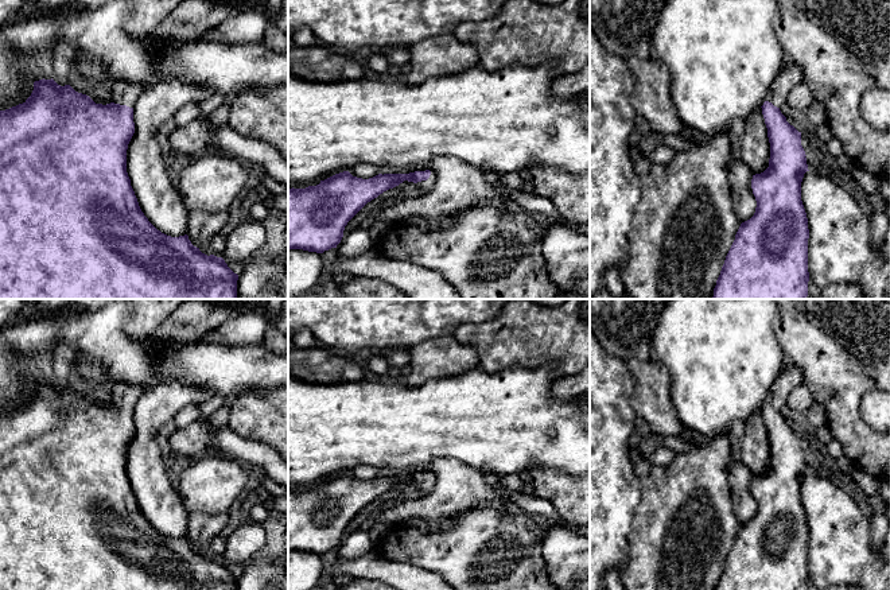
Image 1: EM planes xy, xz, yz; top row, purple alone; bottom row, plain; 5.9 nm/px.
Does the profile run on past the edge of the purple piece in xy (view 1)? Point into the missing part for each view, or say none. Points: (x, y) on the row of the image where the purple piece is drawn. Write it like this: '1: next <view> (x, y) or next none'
1: next xy (120, 93)

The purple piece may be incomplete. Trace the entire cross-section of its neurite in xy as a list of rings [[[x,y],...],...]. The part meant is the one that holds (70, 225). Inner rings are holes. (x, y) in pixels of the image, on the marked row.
[[[43,78],[34,82],[34,90],[23,104],[0,110],[0,299],[238,299],[238,275],[228,267],[222,257],[202,253],[199,248],[191,244],[187,234],[171,237],[162,233],[148,221],[139,206],[127,172],[127,150],[135,133],[133,105],[145,88],[143,85],[116,84],[109,89],[110,102],[102,105],[96,104],[89,96],[75,92],[70,85],[61,86],[53,78]]]

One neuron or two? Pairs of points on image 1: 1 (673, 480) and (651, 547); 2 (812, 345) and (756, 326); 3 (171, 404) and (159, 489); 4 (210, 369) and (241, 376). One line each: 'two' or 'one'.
1: one
2: two
3: one
4: one

